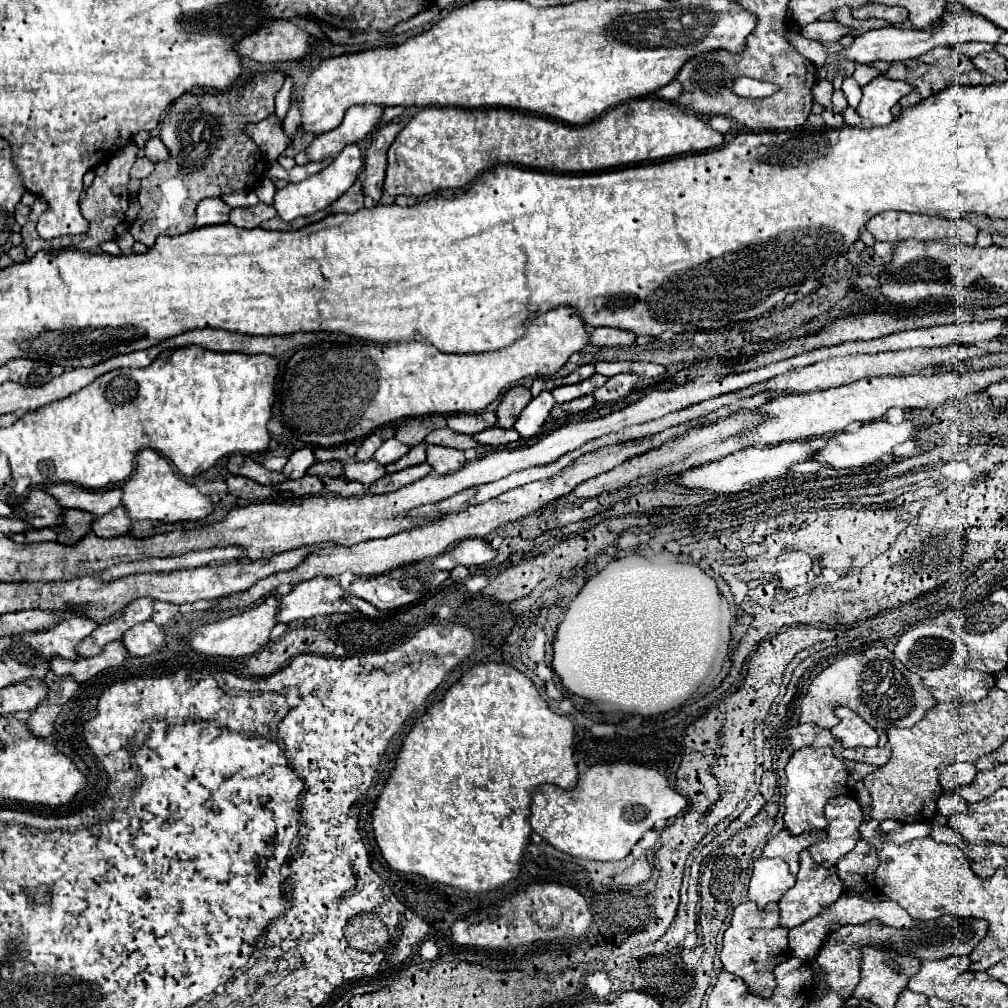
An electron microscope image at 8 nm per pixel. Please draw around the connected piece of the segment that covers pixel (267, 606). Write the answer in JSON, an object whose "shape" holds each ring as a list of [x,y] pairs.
{"shape":[[[270,595],[262,603],[250,607],[250,609],[238,613],[238,615],[232,615],[232,617],[214,621],[214,623],[200,623],[190,633],[190,647],[194,651],[202,653],[202,655],[208,655],[208,657],[216,657],[216,655],[218,657],[252,655],[252,653],[256,653],[258,649],[262,649],[268,643],[268,633],[276,625],[276,621],[274,621],[276,609],[278,609],[278,601]]]}

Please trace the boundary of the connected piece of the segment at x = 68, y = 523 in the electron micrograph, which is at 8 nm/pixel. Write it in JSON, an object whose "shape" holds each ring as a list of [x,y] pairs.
{"shape":[[[64,509],[64,527],[58,533],[58,543],[74,545],[92,529],[94,515],[80,509]]]}

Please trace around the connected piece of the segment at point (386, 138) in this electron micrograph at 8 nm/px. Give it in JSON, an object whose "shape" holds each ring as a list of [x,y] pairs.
{"shape":[[[388,123],[376,129],[376,135],[370,141],[370,147],[366,151],[366,165],[364,165],[364,195],[372,199],[374,203],[382,197],[382,185],[384,185],[384,171],[386,171],[386,151],[398,131],[402,129],[402,123]]]}

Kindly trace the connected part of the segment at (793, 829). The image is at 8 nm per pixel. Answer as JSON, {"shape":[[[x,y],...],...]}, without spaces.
{"shape":[[[802,747],[796,751],[788,765],[786,765],[786,799],[784,799],[784,823],[786,829],[792,835],[810,833],[810,831],[826,831],[826,817],[824,817],[824,805],[832,797],[838,795],[852,795],[856,797],[856,781],[862,781],[868,773],[874,773],[874,765],[866,763],[850,763],[846,759],[834,757],[834,751],[830,747]]]}

